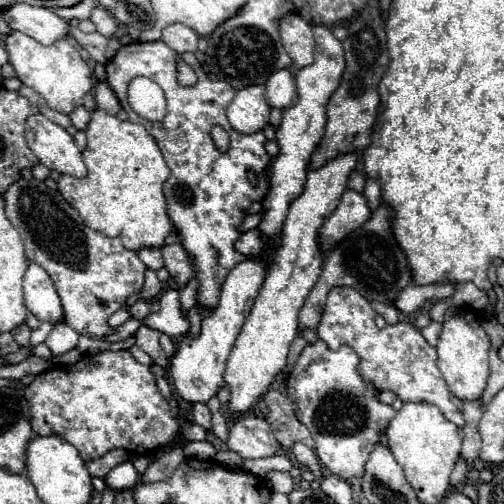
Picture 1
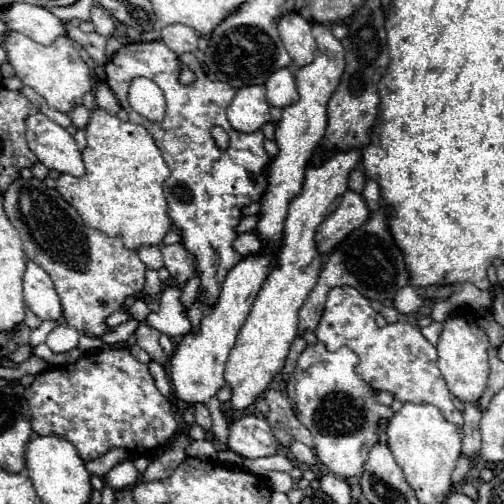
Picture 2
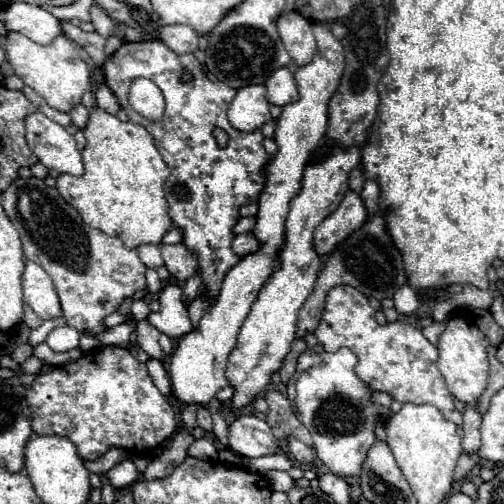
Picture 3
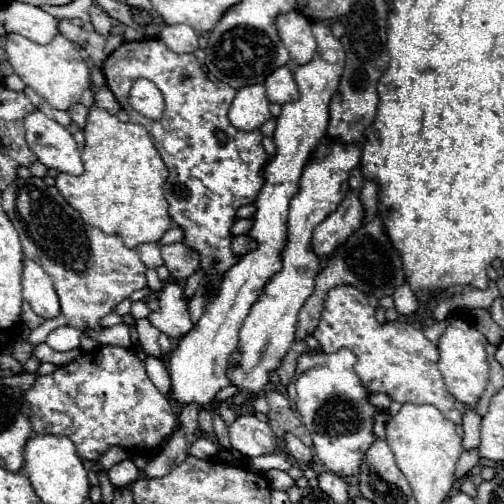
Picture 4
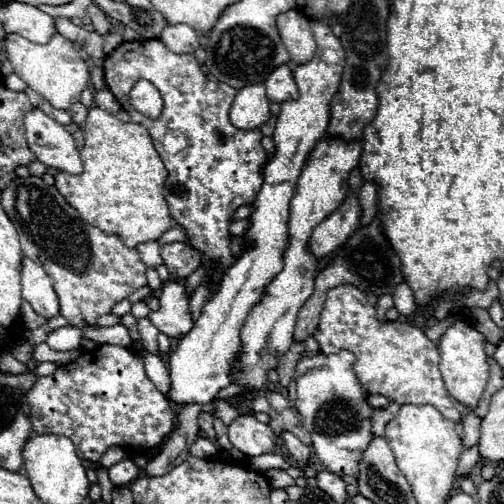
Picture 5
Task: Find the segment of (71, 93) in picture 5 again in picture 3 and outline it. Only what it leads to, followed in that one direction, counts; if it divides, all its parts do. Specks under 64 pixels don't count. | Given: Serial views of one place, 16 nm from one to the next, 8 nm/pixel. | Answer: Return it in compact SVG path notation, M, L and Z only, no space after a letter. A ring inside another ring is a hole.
M10 32L6 36L4 50L6 50L6 58L12 64L16 76L26 86L30 86L32 90L36 90L52 108L56 108L60 112L70 112L76 104L82 102L82 94L88 92L88 90L92 90L94 82L92 82L90 68L80 58L80 52L74 46L74 42L68 40L66 36L58 36L52 44L42 46L42 44L32 42L24 34Z

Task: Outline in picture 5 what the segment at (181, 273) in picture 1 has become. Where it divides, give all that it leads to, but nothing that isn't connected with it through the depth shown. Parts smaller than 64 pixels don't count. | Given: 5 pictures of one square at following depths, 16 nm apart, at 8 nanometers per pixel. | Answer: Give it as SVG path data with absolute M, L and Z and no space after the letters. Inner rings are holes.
M166 244L160 248L162 260L170 274L178 280L188 278L200 266L200 252L190 248L188 244Z

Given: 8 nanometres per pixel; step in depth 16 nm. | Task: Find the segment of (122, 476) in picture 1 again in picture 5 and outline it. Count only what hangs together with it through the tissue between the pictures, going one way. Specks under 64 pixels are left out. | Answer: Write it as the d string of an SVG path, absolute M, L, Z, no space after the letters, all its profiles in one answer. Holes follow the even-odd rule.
M122 460L108 470L108 476L114 486L130 486L130 482L140 476L140 470L132 460Z

